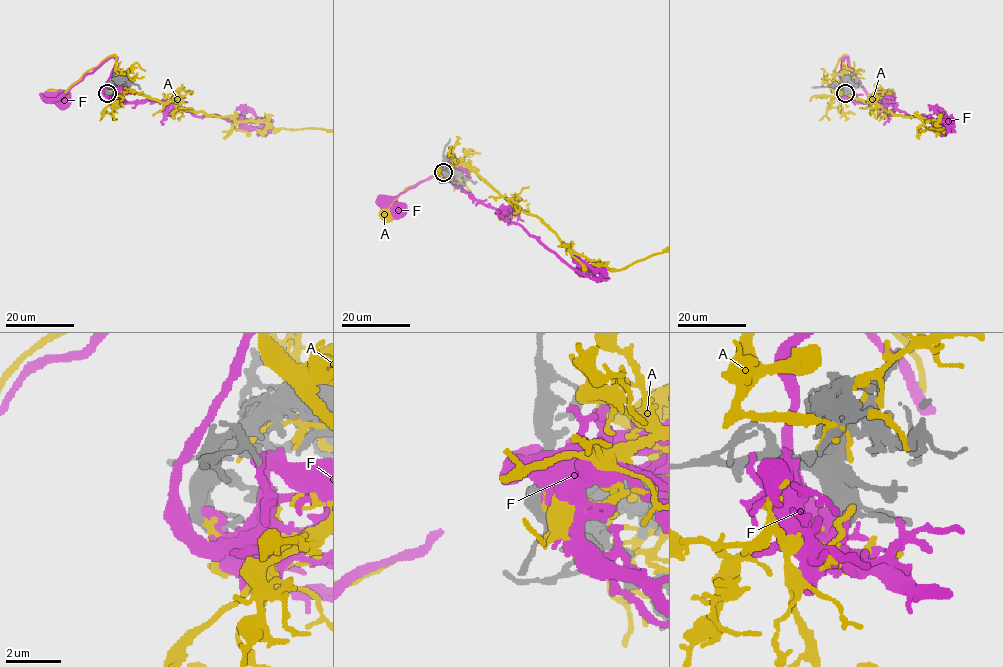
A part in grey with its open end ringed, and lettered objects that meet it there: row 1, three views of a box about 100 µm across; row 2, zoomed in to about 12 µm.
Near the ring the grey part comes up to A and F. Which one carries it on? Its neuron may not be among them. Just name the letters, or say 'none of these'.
F

